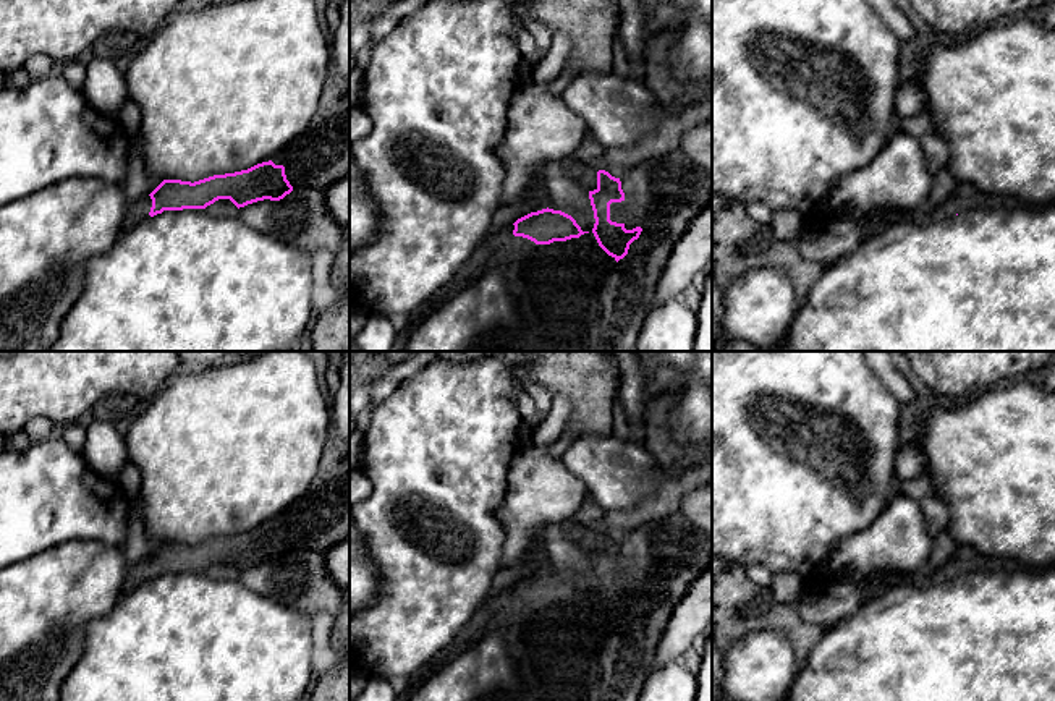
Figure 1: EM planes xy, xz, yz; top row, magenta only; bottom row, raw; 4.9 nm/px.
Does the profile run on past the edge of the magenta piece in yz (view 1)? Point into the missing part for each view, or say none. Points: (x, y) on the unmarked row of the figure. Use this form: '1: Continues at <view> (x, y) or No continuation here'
1: No continuation here

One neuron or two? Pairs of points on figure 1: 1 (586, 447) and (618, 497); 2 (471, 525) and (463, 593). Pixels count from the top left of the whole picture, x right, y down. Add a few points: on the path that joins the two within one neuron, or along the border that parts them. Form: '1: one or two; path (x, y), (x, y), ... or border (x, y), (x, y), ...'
1: one; path (599, 460), (618, 480), (618, 484)
2: one; path (470, 541), (470, 559), (463, 565), (463, 577)

